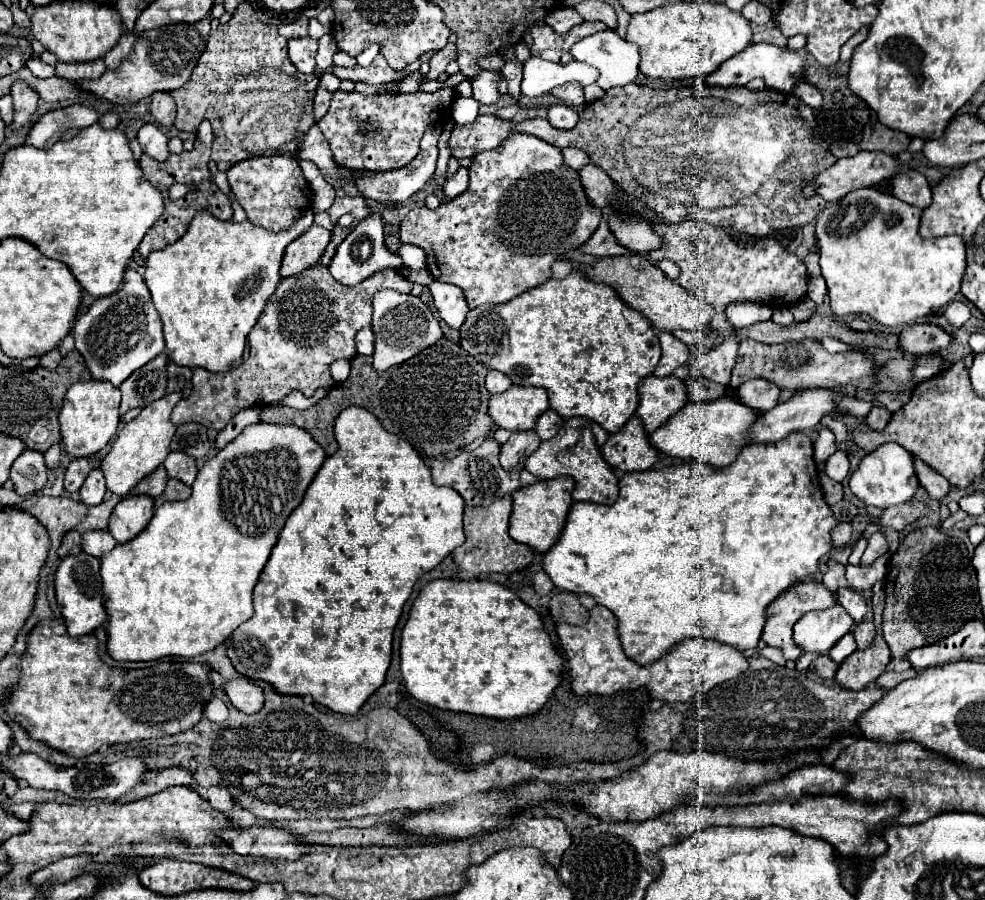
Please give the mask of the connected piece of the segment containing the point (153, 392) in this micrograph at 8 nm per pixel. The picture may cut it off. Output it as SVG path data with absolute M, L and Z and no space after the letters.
M160 353L154 361L144 365L144 369L138 369L120 385L122 391L122 405L120 415L128 413L130 409L144 407L156 399L162 399L166 395L166 353Z

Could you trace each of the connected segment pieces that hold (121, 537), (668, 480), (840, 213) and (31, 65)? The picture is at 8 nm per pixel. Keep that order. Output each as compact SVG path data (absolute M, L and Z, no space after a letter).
M130 495L124 497L110 515L108 531L118 543L134 539L152 519L154 499L148 495Z
M790 433L786 439L770 445L762 443L750 443L744 445L736 457L734 463L726 467L712 467L702 461L684 461L680 465L670 465L664 469L648 469L648 471L634 471L626 473L620 479L620 497L614 505L600 505L600 503L574 503L564 531L558 539L558 543L546 553L542 567L550 575L552 583L564 591L570 593L586 593L592 595L600 605L608 607L618 617L618 631L620 641L624 645L624 651L630 659L634 659L640 665L648 665L656 659L660 659L666 649L670 649L674 643L686 639L686 637L702 637L702 639L718 639L722 643L734 645L740 651L754 649L758 641L762 639L762 629L766 623L766 609L768 605L784 593L792 583L804 581L812 577L818 571L820 557L828 555L834 549L832 543L832 531L838 525L838 521L832 515L830 505L824 501L816 463L812 459L814 445L808 435L804 433Z
M860 189L848 193L840 201L826 203L816 219L816 239L820 251L820 267L828 285L830 307L834 315L870 315L882 325L910 325L914 319L926 317L948 305L960 291L966 273L966 245L960 237L922 239L918 233L922 211L894 195L878 189Z
M38 57L28 59L28 61L26 61L26 67L28 67L36 77L40 77L40 79L46 79L46 77L52 77L52 75L54 75L54 67L46 65L46 63L40 61Z

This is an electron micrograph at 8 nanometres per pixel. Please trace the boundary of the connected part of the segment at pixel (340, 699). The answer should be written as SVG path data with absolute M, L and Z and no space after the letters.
M360 407L344 409L336 419L334 433L338 441L338 451L324 461L308 493L304 495L304 501L296 507L296 513L288 517L288 525L284 525L284 529L280 531L280 541L276 543L276 549L272 549L272 557L268 559L268 565L264 567L264 573L260 573L260 579L254 587L254 617L244 621L230 635L228 657L238 673L242 673L244 677L268 681L270 685L274 685L278 693L300 695L300 697L308 695L316 703L322 703L324 707L336 713L354 715L360 711L364 701L384 683L392 655L392 633L402 615L402 607L412 593L412 587L416 585L420 575L434 569L446 555L450 555L458 545L464 543L464 533L462 533L464 499L454 489L436 487L432 483L430 467L416 453L416 449L412 449L408 441L384 431L380 421L372 413L368 413L368 409L360 409Z

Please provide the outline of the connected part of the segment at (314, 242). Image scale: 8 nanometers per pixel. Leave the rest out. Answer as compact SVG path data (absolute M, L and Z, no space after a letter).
M312 225L306 233L302 233L298 239L294 239L282 257L280 275L290 277L298 275L300 271L316 265L330 241L330 231L318 225Z

